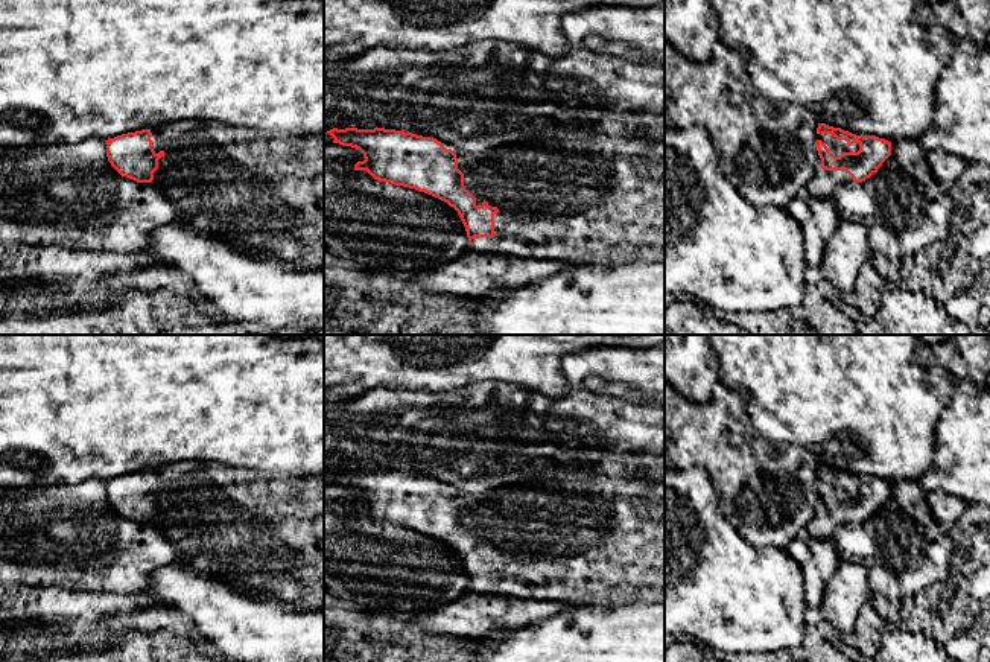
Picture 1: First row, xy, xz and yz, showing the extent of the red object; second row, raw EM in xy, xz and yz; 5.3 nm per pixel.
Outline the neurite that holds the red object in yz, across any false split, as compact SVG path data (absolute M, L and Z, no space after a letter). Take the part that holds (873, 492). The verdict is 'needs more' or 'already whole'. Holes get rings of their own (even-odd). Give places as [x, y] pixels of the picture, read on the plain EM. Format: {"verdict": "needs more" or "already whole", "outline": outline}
{"verdict": "needs more", "outline": "M818 464L817 475L821 510L806 527L817 539L832 540L838 525L865 522L891 496L891 482L876 476L856 476L826 464Z"}

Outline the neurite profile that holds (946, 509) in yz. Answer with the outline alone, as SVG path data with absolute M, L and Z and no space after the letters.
M928 492L928 504L938 524L949 530L964 513L967 504L944 492Z

